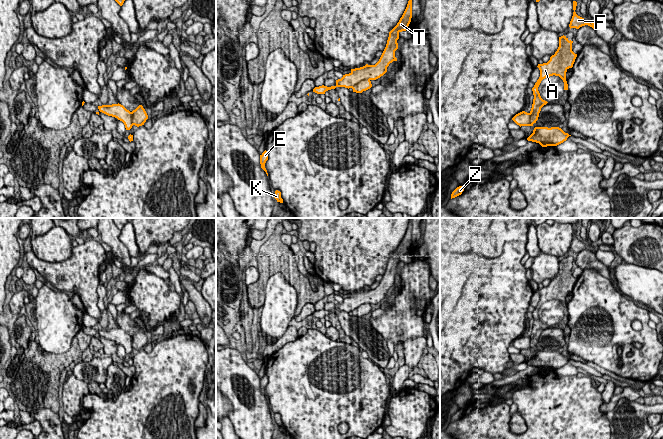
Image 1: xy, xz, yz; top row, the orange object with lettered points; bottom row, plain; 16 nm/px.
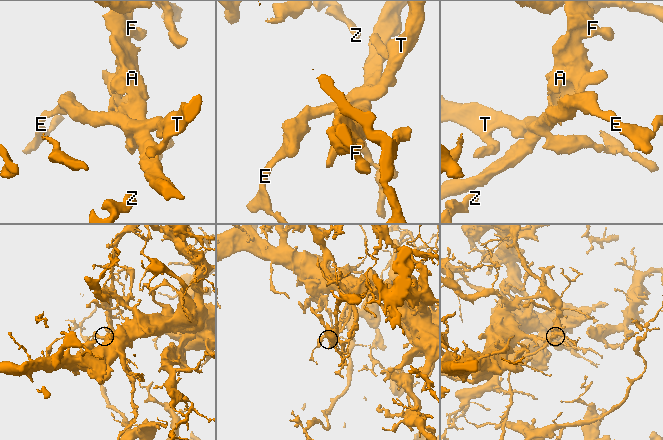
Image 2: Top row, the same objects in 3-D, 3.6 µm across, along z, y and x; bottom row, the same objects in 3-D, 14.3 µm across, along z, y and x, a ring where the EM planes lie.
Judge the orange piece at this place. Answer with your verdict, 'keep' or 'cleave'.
cleave

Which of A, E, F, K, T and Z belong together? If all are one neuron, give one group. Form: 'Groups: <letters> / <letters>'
Groups: A F / E K T Z

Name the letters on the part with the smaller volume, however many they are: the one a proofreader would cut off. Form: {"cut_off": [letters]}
{"cut_off": ["A", "F"]}

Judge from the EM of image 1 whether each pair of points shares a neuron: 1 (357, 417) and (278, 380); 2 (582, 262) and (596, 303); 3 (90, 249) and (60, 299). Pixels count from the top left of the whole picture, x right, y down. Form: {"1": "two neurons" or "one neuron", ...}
{"1": "one neuron", "2": "two neurons", "3": "two neurons"}

